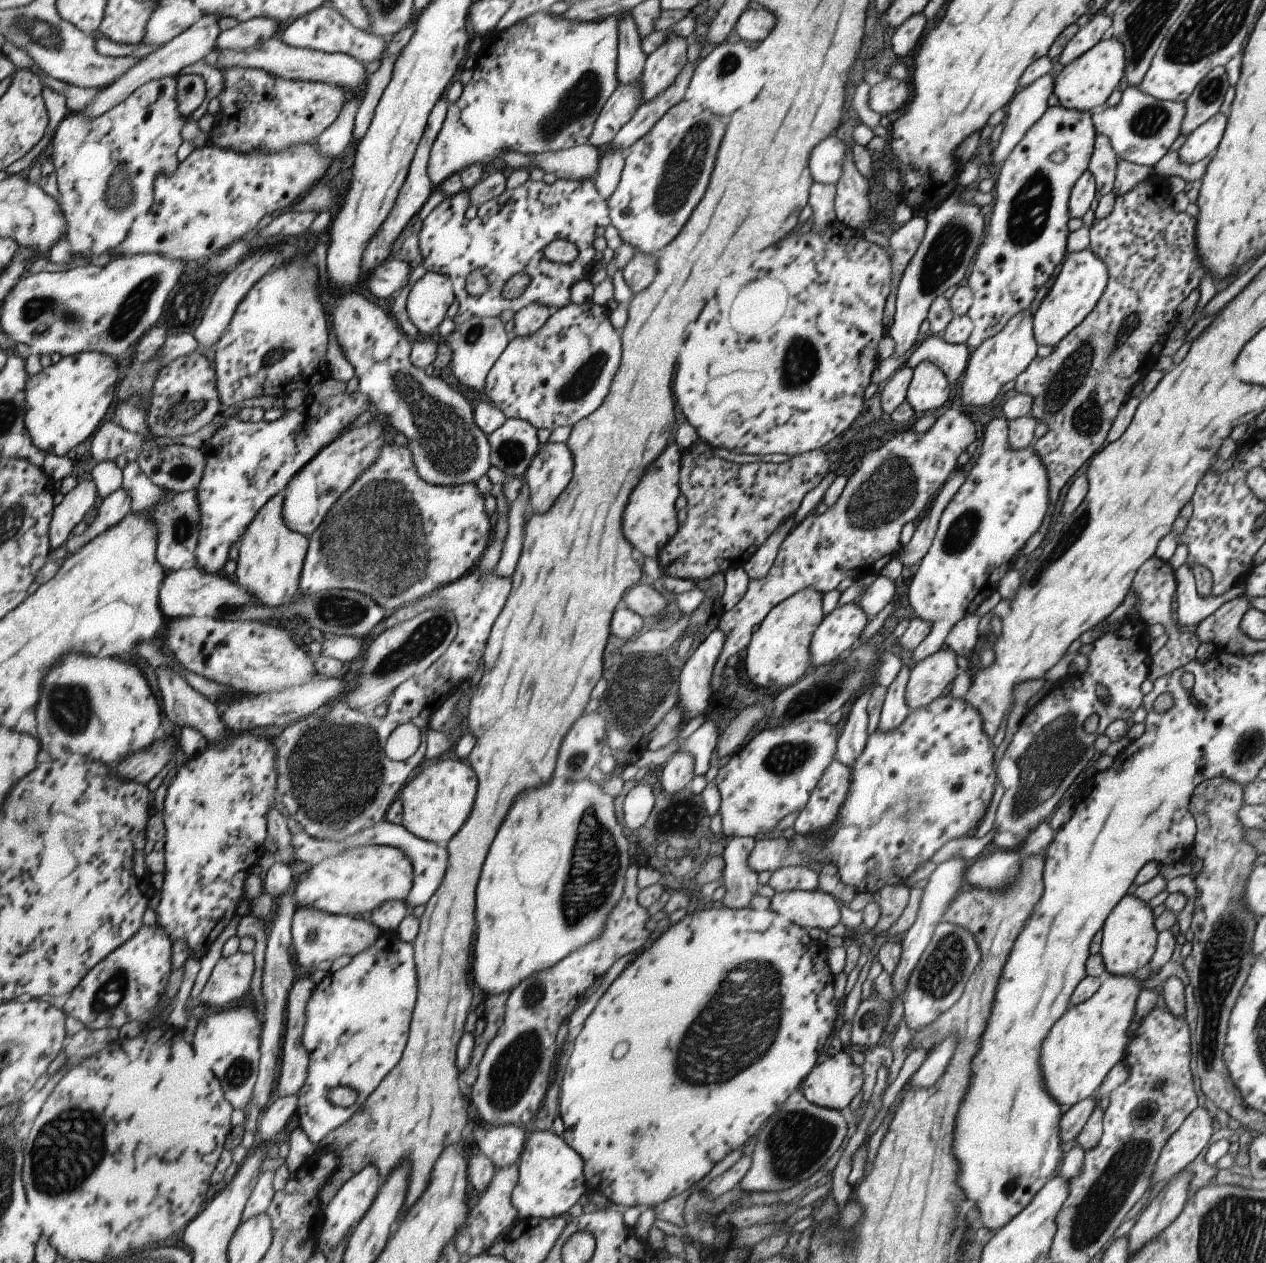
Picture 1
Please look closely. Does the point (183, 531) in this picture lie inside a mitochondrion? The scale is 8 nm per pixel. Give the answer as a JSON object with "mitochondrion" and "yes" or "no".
{"mitochondrion":"yes"}

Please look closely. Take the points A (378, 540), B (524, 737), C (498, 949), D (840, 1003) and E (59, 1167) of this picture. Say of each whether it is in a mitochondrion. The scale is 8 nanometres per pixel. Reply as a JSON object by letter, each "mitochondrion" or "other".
{"A":"mitochondrion","B":"other","C":"other","D":"other","E":"mitochondrion"}

